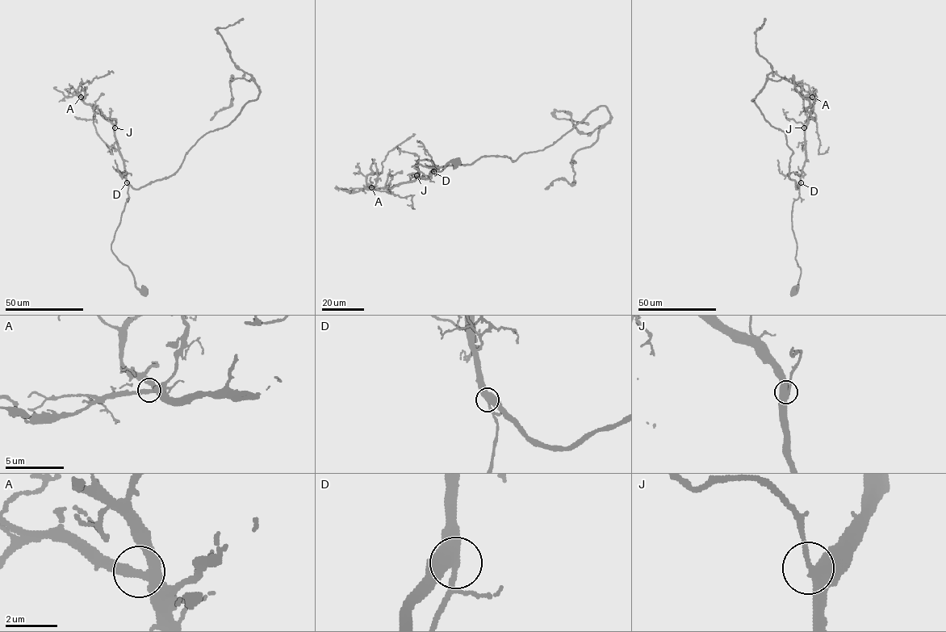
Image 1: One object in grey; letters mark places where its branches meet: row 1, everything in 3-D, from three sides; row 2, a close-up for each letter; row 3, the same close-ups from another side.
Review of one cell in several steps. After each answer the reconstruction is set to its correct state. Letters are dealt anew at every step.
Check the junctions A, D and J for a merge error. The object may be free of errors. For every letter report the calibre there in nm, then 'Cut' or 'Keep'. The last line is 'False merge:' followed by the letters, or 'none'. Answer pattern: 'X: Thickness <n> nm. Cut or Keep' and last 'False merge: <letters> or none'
A: Thickness 360 nm. Keep
D: Thickness 440 nm. Keep
J: Thickness 400 nm. Keep
False merge: none

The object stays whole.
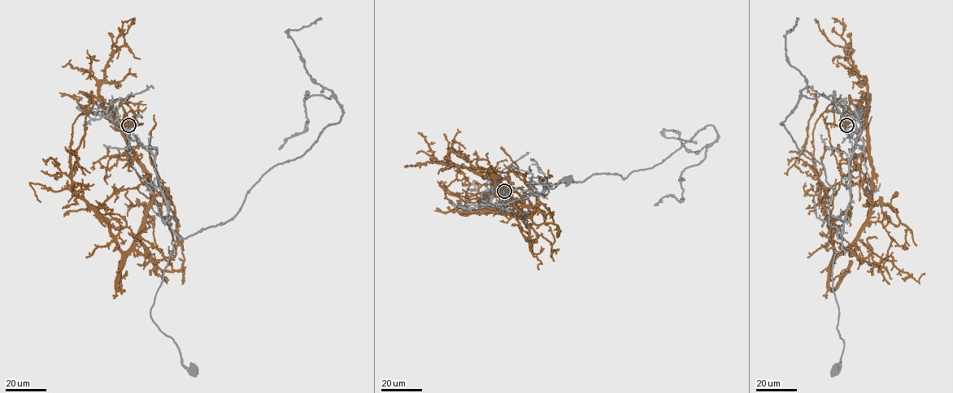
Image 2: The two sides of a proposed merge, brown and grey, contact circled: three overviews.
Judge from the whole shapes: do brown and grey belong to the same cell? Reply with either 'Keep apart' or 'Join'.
Keep apart

